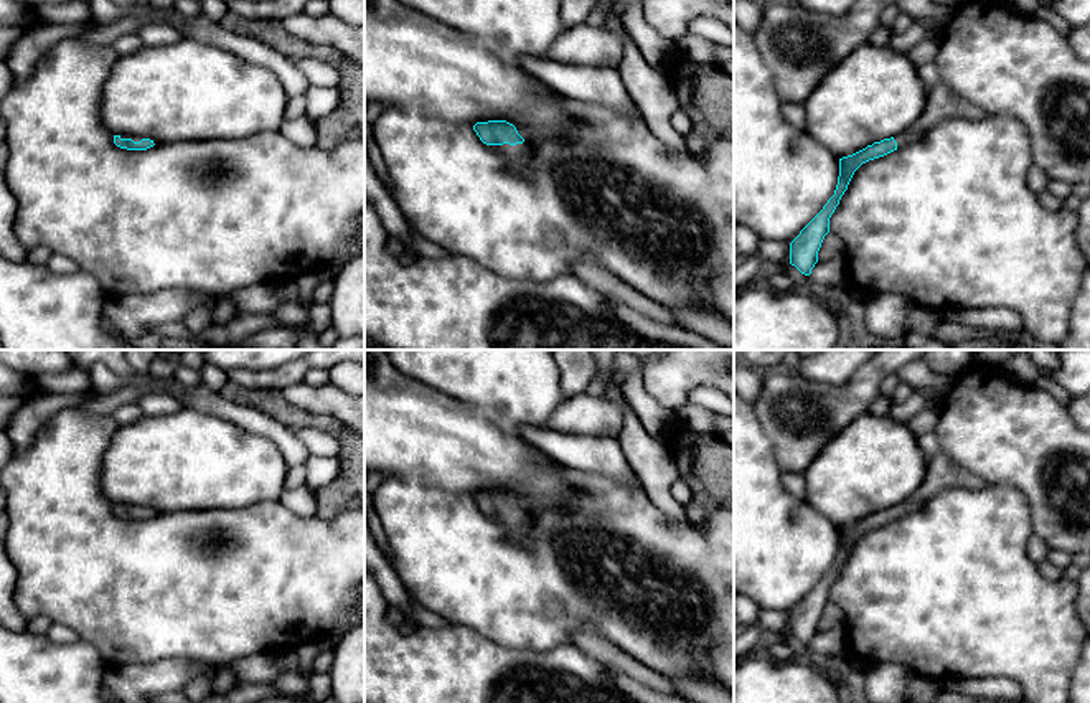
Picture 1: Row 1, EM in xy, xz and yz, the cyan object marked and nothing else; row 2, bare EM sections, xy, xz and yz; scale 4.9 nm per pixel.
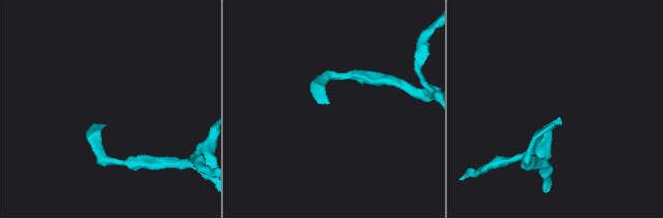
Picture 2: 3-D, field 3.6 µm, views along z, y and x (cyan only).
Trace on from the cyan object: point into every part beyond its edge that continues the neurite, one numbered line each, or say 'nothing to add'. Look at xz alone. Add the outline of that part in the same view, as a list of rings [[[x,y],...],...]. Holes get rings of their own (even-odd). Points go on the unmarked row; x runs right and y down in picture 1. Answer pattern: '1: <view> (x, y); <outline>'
1: xz (518, 523); [[[528,512],[516,515],[503,513],[490,517],[495,518],[501,526],[505,526],[510,533],[516,536],[526,535],[531,526],[531,515]]]

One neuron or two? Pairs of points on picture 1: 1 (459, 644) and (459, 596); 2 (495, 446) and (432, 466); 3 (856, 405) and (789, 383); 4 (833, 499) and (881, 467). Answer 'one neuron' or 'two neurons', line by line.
1: two neurons
2: one neuron
3: one neuron
4: one neuron

